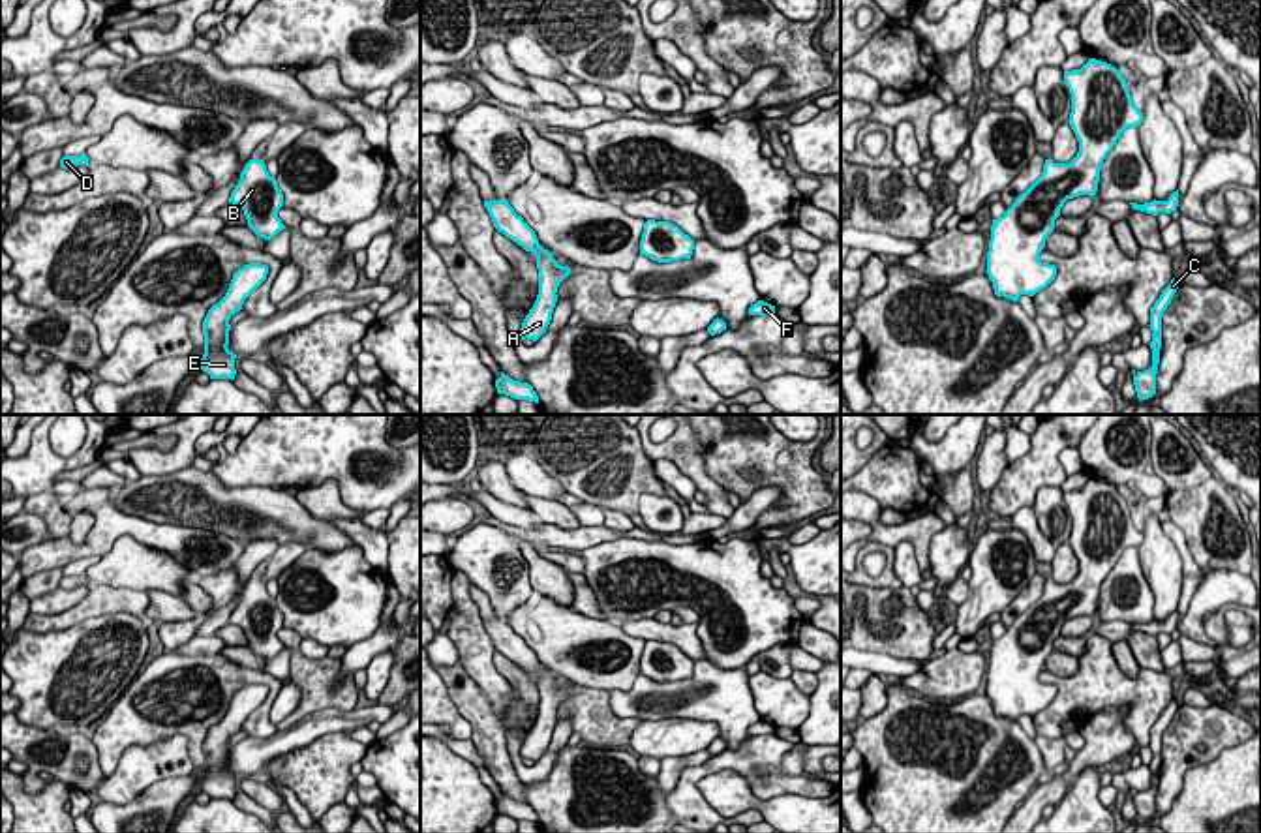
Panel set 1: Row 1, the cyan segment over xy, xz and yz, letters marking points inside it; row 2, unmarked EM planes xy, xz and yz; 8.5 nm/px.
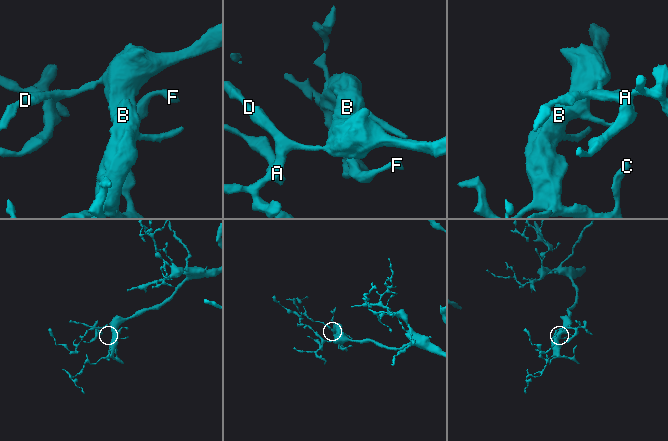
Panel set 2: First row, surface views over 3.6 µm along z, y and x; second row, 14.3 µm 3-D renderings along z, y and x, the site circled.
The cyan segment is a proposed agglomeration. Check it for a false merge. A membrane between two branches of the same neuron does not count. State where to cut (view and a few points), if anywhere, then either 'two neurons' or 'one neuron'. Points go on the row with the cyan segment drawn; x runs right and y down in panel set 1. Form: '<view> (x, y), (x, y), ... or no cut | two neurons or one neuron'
no cut | one neuron

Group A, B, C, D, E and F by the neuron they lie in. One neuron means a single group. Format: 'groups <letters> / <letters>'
groups A B C D E F

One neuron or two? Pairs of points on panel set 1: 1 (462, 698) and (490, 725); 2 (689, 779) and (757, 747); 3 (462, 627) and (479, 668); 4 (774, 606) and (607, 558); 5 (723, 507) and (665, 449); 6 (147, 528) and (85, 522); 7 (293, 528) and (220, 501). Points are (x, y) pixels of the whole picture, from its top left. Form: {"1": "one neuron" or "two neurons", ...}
{"1": "one neuron", "2": "one neuron", "3": "one neuron", "4": "one neuron", "5": "one neuron", "6": "two neurons", "7": "one neuron"}

